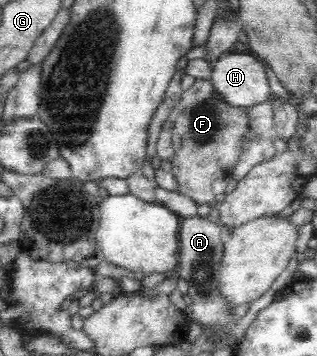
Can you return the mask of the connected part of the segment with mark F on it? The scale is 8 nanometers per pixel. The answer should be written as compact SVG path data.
M210 78L196 79L190 88L181 93L173 110L172 127L181 138L181 145L171 163L171 172L179 184L181 195L191 197L198 206L215 206L216 195L211 189L213 181L231 176L246 139L252 136L248 111L248 107L229 105L222 99Z

